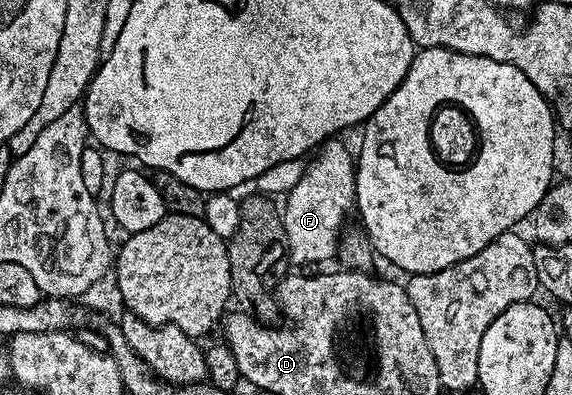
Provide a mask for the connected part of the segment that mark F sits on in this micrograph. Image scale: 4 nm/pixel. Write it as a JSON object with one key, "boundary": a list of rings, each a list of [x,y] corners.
{"boundary":[[[339,139],[324,141],[306,162],[301,179],[286,194],[287,206],[281,209],[287,236],[287,255],[292,266],[298,267],[314,260],[327,263],[330,257],[336,256],[339,239],[345,229],[343,220],[350,213],[352,216],[355,209],[356,168],[357,161],[352,150],[350,153]]]}

